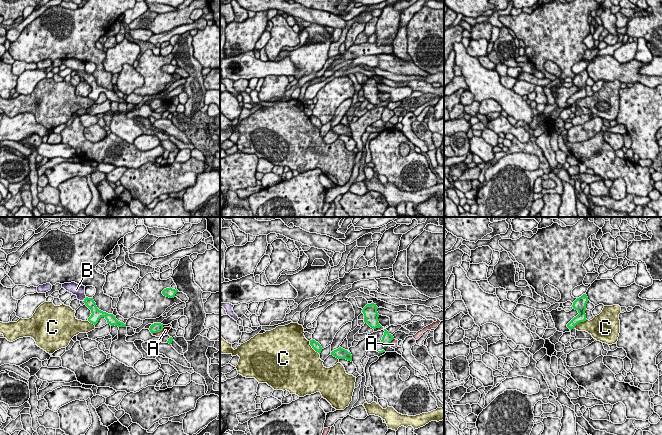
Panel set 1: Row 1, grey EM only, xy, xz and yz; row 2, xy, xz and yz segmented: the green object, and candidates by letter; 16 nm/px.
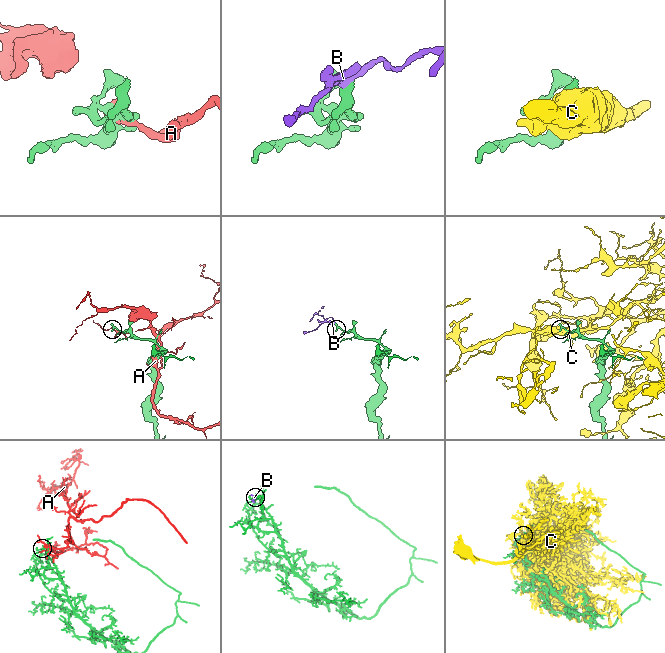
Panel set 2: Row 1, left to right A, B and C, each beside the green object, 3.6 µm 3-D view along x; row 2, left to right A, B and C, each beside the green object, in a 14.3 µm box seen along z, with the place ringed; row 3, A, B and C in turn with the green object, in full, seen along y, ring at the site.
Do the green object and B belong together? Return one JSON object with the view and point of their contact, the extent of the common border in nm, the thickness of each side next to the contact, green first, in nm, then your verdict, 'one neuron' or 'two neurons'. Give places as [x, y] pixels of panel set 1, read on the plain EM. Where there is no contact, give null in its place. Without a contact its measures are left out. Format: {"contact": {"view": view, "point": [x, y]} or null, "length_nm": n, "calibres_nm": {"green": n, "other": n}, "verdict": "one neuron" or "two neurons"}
{"contact": {"view": "xy", "point": [84, 75]}, "length_nm": 100, "calibres_nm": {"green": 160, "other": 190}, "verdict": "one neuron"}

